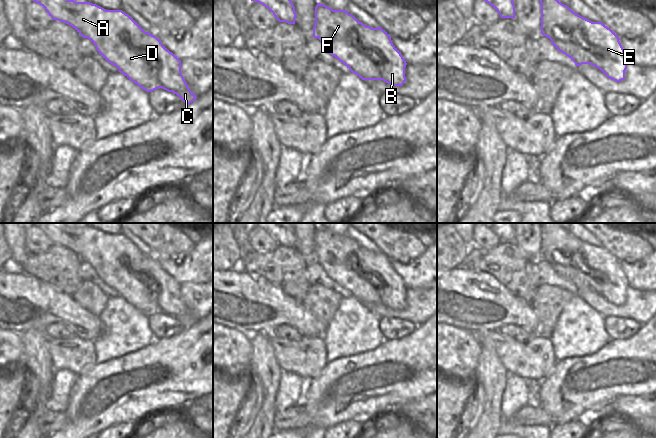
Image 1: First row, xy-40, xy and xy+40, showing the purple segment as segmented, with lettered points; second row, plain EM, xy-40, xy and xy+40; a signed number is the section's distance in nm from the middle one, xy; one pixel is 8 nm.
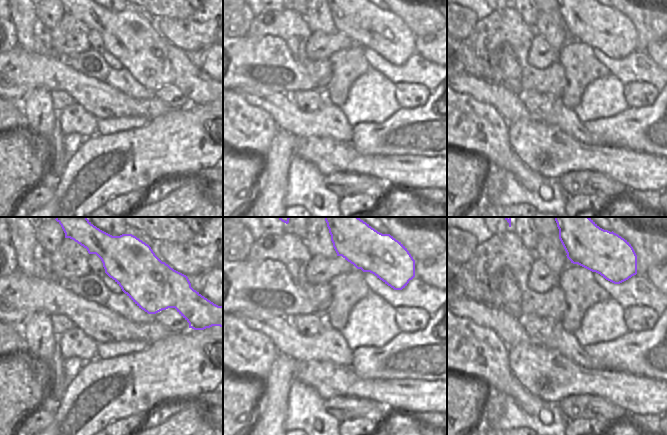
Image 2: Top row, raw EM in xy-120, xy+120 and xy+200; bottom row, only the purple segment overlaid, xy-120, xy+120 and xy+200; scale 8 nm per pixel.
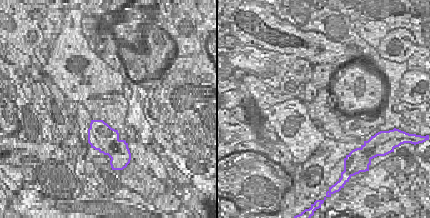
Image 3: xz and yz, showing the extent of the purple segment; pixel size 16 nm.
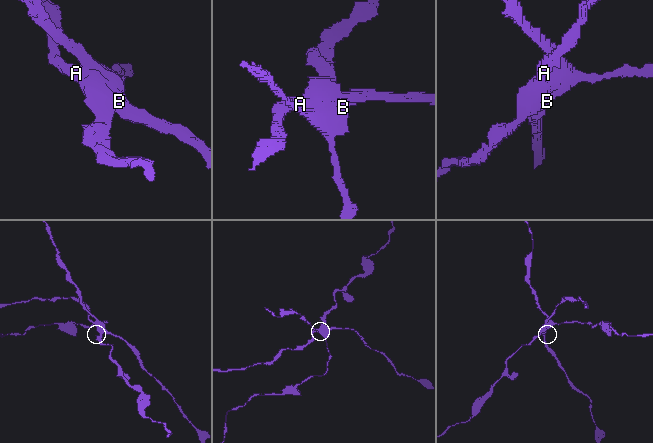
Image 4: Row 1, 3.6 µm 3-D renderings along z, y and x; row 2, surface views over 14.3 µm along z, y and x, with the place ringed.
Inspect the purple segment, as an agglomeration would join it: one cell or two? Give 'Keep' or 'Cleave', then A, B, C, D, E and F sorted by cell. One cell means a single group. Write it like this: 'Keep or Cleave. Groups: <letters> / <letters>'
Cleave. Groups: A D F / B C E.

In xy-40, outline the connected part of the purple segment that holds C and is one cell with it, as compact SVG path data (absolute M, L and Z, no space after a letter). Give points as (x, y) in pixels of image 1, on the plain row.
M145 256L142 262L135 263L135 269L140 272L146 271L157 279L162 313L176 318L185 328L190 328L197 323L181 297L181 284L170 276L156 260Z

